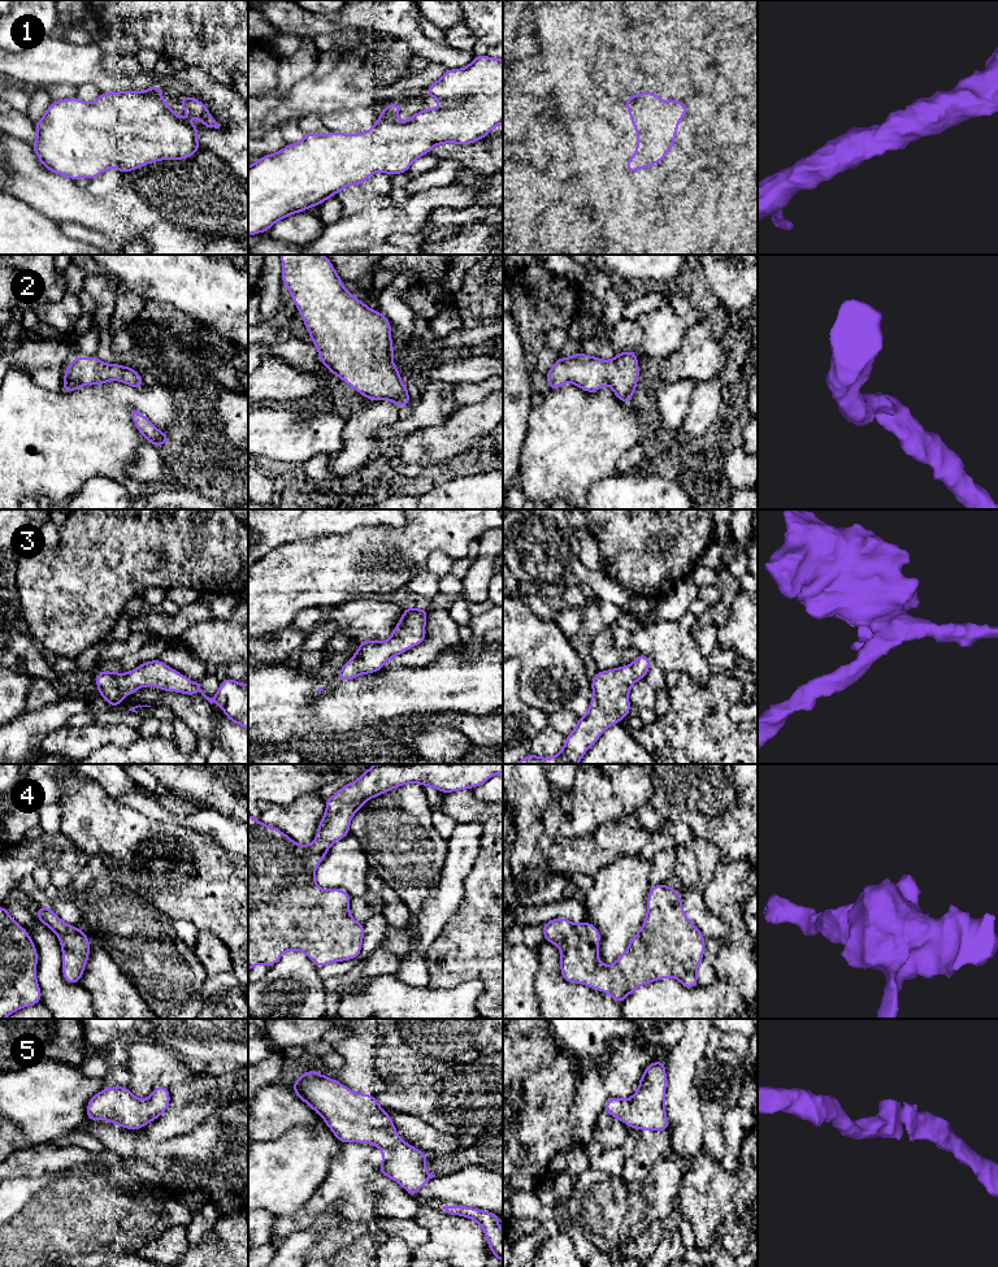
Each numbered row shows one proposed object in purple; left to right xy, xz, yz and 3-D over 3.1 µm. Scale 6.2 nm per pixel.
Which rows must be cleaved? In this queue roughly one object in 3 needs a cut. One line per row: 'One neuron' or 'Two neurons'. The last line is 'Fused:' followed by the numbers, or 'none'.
1: One neuron
2: One neuron
3: One neuron
4: One neuron
5: One neuron
Fused: none

